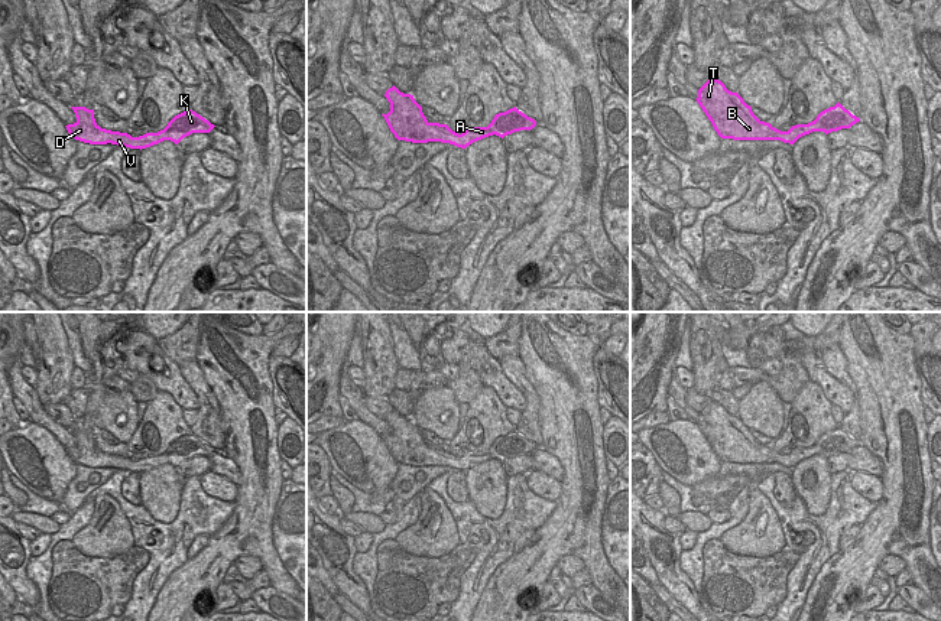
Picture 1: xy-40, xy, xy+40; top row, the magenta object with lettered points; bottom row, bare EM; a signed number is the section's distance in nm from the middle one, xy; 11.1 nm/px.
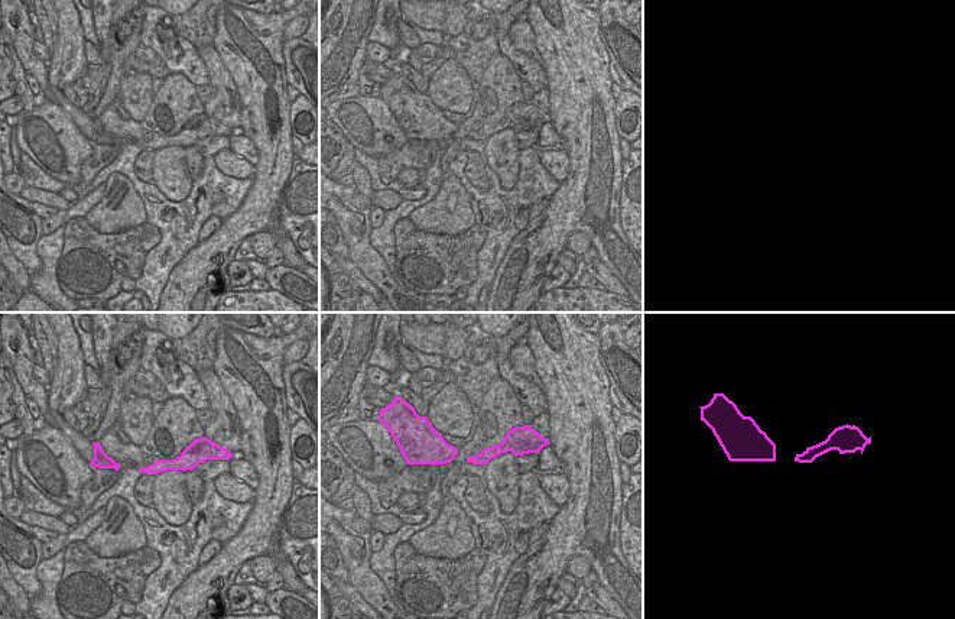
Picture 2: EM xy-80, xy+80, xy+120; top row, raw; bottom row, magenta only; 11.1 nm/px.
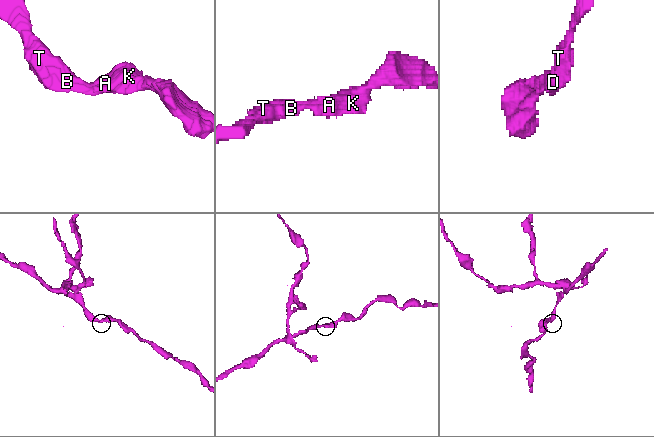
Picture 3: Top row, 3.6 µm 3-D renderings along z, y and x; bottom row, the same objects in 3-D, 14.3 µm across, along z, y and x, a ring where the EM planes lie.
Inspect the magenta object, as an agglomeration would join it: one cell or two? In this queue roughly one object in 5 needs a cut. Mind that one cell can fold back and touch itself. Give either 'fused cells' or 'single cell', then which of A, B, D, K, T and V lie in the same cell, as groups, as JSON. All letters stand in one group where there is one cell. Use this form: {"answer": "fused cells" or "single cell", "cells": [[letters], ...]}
{"answer": "single cell", "cells": [["A", "B", "D", "K", "T", "V"]]}

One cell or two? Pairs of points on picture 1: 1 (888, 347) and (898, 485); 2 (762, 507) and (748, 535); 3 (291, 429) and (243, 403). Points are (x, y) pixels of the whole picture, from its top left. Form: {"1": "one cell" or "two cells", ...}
{"1": "one cell", "2": "one cell", "3": "two cells"}

